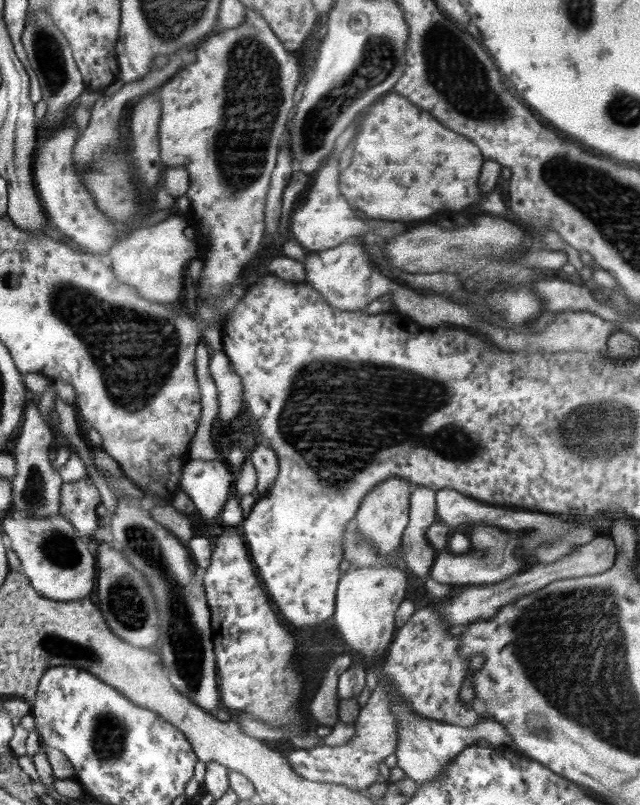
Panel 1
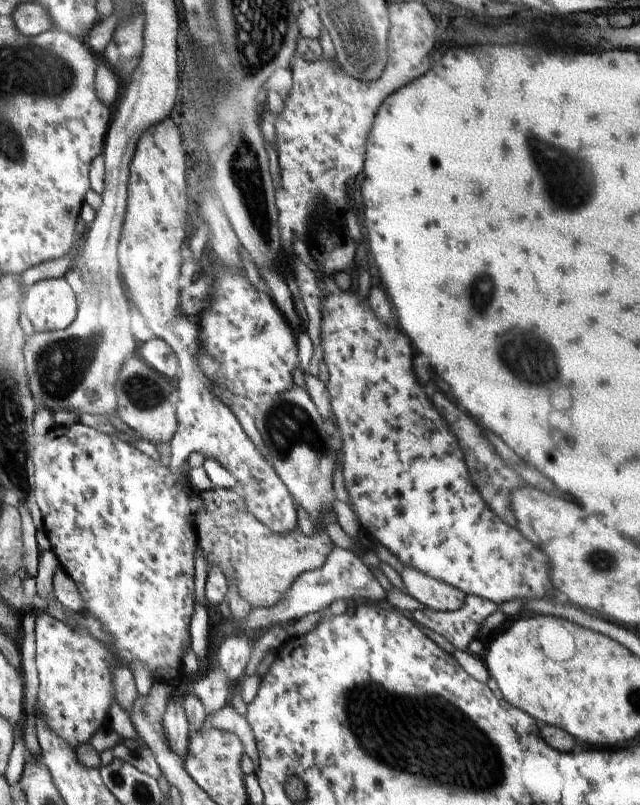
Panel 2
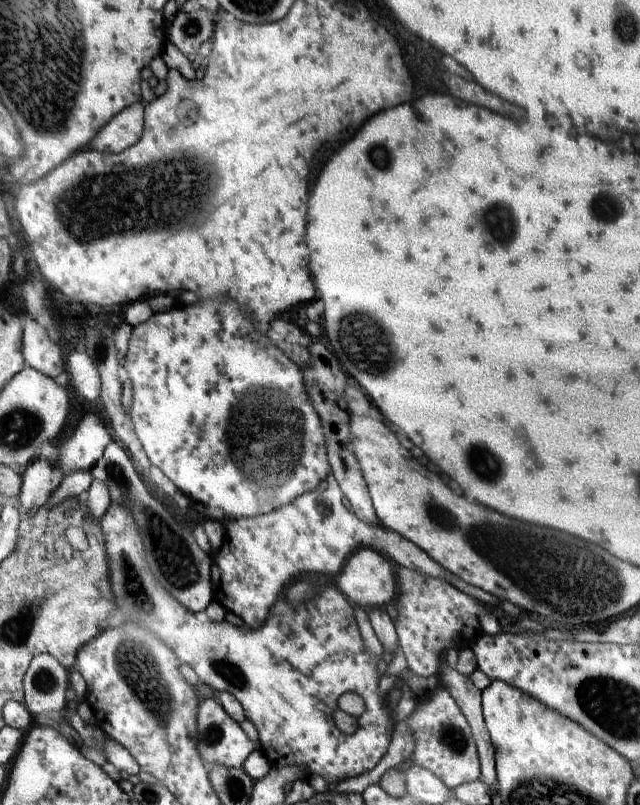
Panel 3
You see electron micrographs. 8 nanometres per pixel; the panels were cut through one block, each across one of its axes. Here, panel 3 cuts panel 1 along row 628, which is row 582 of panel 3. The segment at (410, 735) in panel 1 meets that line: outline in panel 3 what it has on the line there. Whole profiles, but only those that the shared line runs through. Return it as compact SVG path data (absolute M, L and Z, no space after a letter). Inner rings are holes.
M361 548L346 558L340 576L336 576L336 586L353 605L365 608L386 608L394 603L398 582L394 574L394 565L386 556L374 549Z

